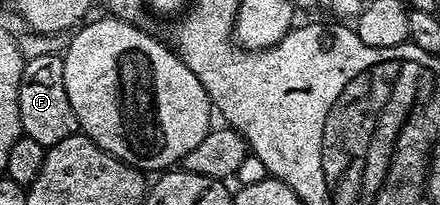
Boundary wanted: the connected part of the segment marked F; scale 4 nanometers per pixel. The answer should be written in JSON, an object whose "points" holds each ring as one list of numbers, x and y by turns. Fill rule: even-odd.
{"points":[[45,52,42,56,29,56,21,71,19,82,19,118,24,135,35,138,47,150,54,148,63,138,78,131,75,110,67,102,67,86,63,86,63,59]]}

